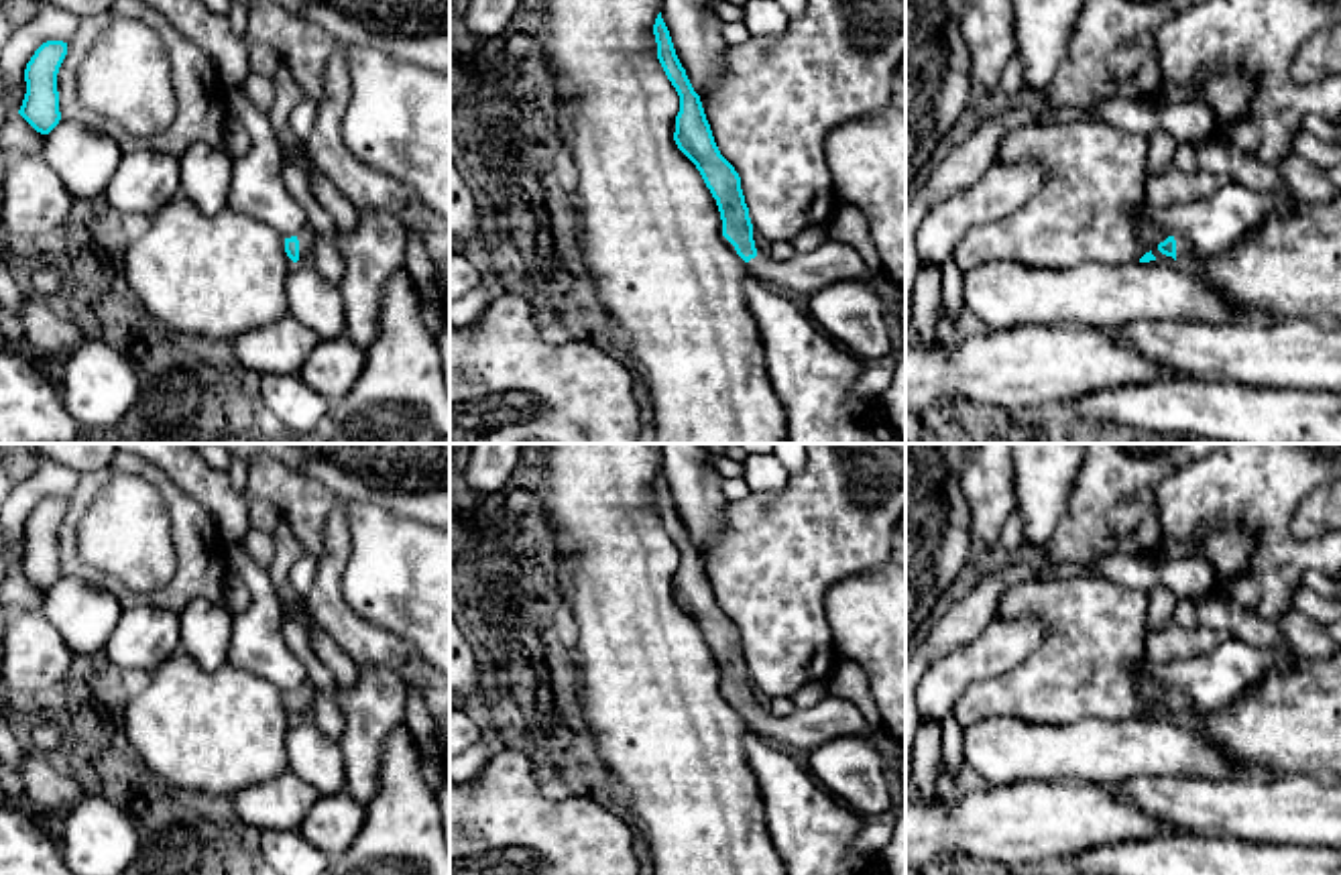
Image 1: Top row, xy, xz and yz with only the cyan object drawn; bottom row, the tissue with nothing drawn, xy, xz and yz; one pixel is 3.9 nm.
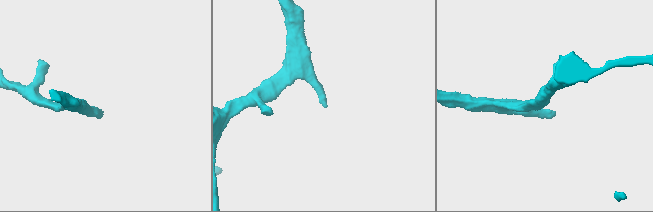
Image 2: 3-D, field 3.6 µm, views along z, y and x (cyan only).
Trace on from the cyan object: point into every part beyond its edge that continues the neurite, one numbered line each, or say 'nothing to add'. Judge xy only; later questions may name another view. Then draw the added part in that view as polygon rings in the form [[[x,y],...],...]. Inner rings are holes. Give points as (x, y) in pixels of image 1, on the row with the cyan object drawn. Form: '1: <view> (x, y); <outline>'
1: xy (306, 239); [[[305,228],[297,240],[299,240],[299,258],[311,250],[311,244],[313,244],[313,238],[315,238],[315,232],[311,228]]]

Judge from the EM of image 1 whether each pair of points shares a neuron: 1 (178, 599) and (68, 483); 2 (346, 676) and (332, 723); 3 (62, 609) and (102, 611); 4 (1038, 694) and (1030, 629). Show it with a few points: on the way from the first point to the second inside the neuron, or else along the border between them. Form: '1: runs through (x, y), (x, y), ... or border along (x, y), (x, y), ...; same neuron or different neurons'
1: border along (82, 473), (66, 497); different neurons
2: border along (312, 648), (340, 686); different neurons
3: runs through (72, 609), (92, 611); same neuron
4: border along (1034, 615), (1042, 627), (1040, 642), (994, 678); different neurons

